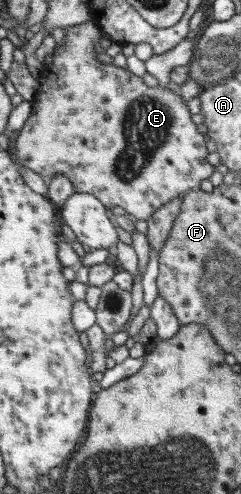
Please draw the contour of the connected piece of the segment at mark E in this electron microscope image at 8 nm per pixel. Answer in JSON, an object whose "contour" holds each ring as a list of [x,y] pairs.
{"contour":[[[92,19],[82,22],[82,24],[65,28],[64,44],[58,45],[54,49],[52,62],[45,67],[43,75],[39,79],[40,88],[35,99],[32,101],[35,111],[28,117],[20,130],[20,135],[16,138],[18,161],[22,166],[37,172],[47,180],[55,174],[63,174],[73,184],[75,192],[93,194],[102,202],[106,209],[112,209],[113,206],[121,206],[128,216],[132,215],[136,219],[147,221],[161,206],[168,204],[183,193],[200,189],[200,182],[206,180],[206,178],[209,179],[210,175],[214,174],[215,166],[210,164],[206,159],[206,156],[209,154],[206,147],[208,136],[201,126],[193,121],[193,115],[188,111],[186,101],[180,95],[173,93],[168,88],[162,88],[162,86],[149,88],[144,84],[143,78],[132,74],[129,70],[117,68],[114,65],[103,64],[96,57],[97,52],[94,49],[94,46],[102,40],[102,36],[103,32],[101,28]]]}

